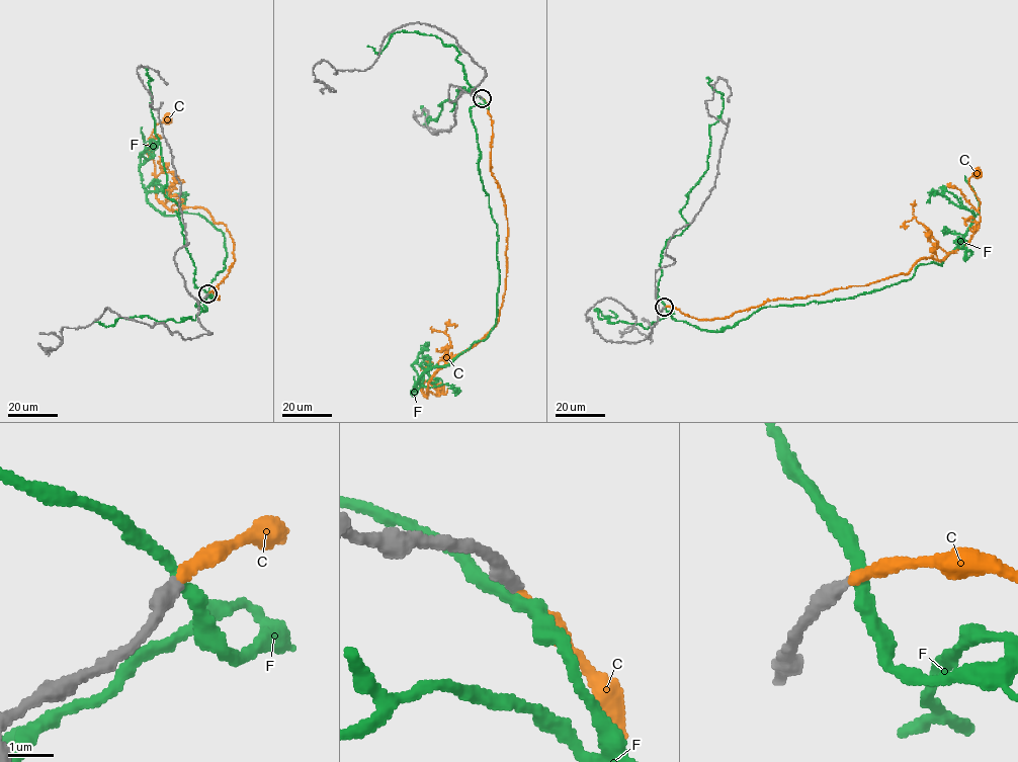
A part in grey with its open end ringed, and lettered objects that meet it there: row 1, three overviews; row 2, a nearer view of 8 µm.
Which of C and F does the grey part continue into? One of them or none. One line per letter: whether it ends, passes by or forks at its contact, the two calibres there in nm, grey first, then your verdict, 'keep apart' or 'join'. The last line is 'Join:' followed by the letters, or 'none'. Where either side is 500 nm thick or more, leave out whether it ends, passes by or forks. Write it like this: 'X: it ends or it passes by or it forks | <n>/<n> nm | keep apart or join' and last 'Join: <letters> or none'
C: it ends | 340/260 nm | join
F: it passes by | 340/280 nm | keep apart
Join: C

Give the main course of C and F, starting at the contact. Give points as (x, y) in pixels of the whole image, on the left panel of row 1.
C: (207, 293), (218, 299), (234, 245), (224, 224), (204, 208), (169, 210), (157, 198), (150, 136), (167, 118)
F: (207, 293), (203, 311), (225, 266), (224, 234), (148, 200), (141, 154), (150, 148), (153, 159)

